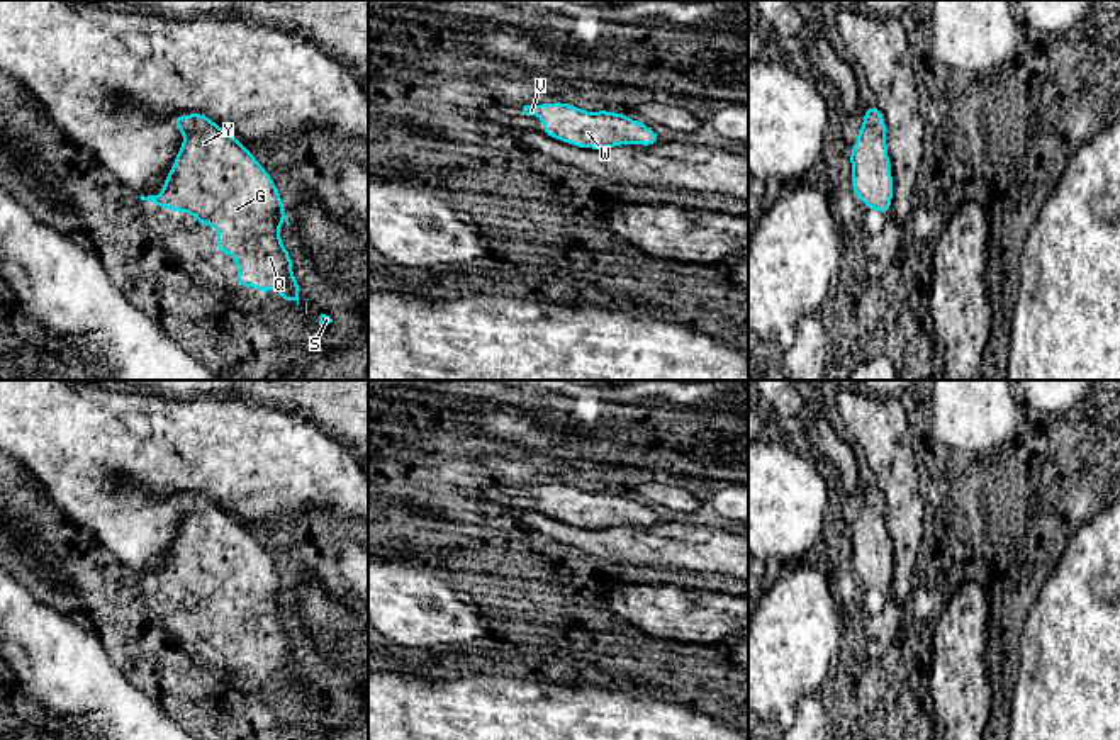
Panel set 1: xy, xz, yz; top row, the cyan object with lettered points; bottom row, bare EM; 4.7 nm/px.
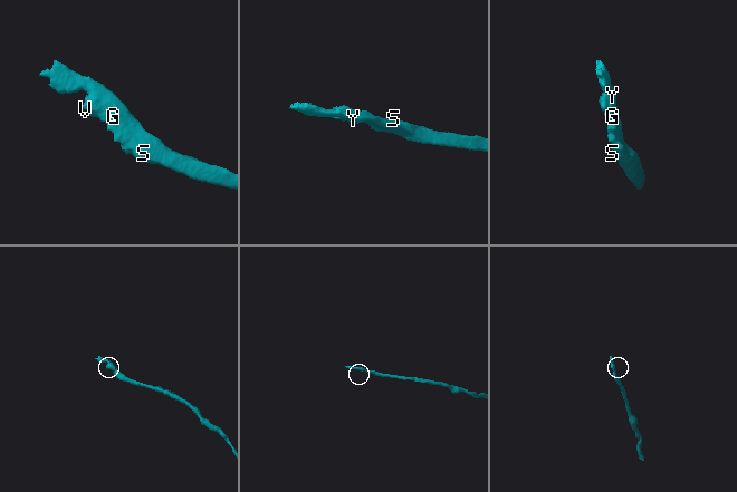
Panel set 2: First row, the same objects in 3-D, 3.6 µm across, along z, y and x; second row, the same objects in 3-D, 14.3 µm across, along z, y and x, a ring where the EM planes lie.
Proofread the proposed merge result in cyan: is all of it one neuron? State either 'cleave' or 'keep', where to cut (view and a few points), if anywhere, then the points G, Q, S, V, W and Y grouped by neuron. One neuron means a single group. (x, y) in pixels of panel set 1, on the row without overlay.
keep | no cut | G Q S V W Y

